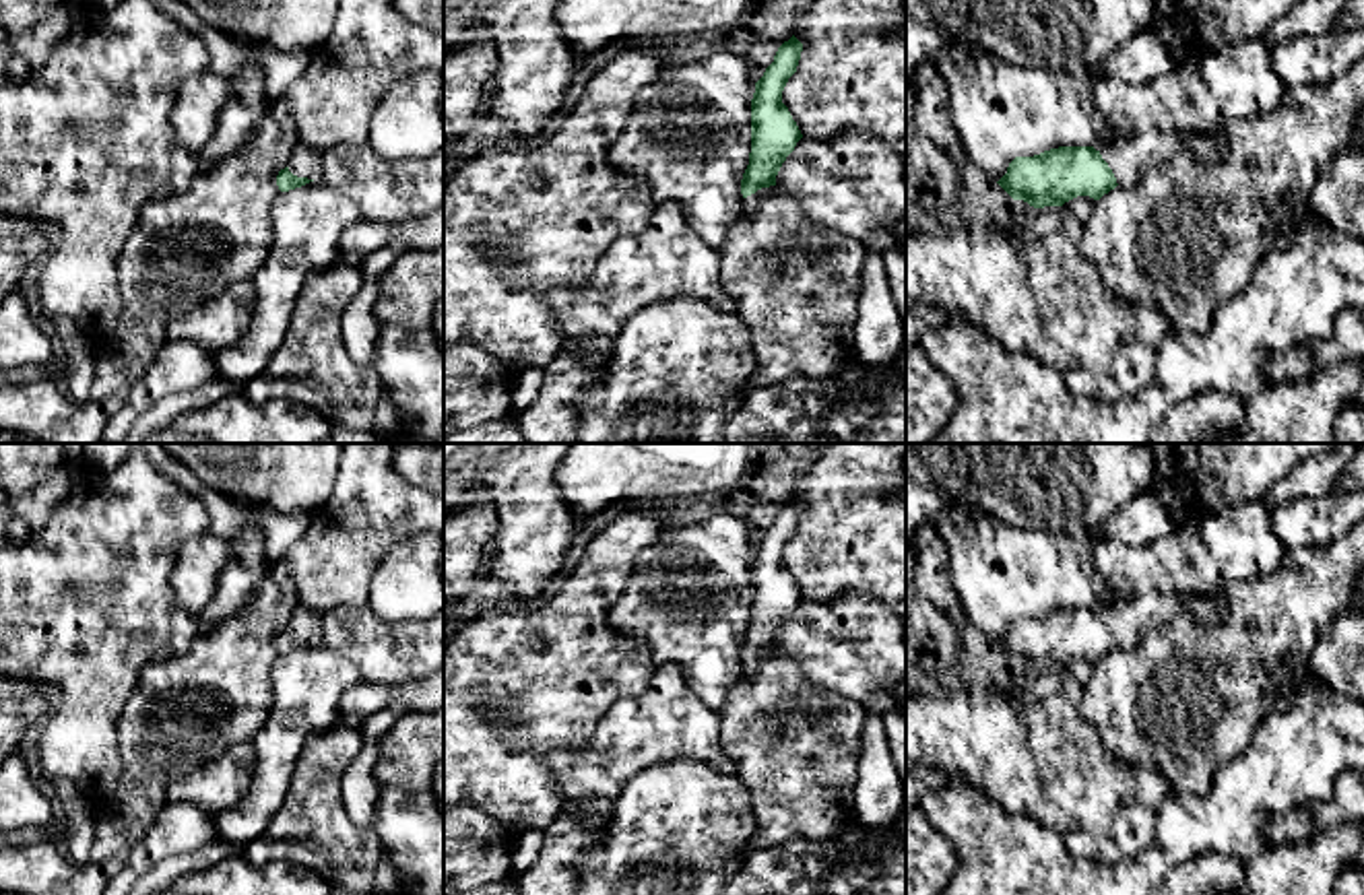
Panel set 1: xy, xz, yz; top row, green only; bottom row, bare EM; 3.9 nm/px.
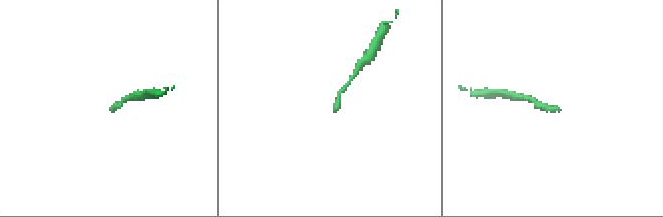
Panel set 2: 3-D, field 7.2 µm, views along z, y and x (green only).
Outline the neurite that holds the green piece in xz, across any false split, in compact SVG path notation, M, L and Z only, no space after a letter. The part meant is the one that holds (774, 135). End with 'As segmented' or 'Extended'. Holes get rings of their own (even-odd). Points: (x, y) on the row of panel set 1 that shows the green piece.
M792 35L784 41L774 62L755 82L751 99L751 153L741 179L743 212L751 214L759 200L753 196L761 188L776 186L776 175L803 138L788 107L782 103L782 91L797 72L803 43Z. Extended

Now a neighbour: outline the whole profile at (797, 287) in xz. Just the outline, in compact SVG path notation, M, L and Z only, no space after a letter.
M780 186L751 194L759 200L751 214L743 212L739 231L720 252L720 280L737 299L737 316L749 328L753 353L751 390L778 386L788 377L827 377L844 361L854 359L852 340L858 316L858 283L867 250L860 239L842 237L809 223L797 196Z

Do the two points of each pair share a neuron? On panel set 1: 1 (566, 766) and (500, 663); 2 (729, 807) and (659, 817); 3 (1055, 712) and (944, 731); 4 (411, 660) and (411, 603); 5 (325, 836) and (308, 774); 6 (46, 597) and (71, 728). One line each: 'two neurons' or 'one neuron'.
1: two neurons
2: one neuron
3: one neuron
4: two neurons
5: one neuron
6: one neuron

